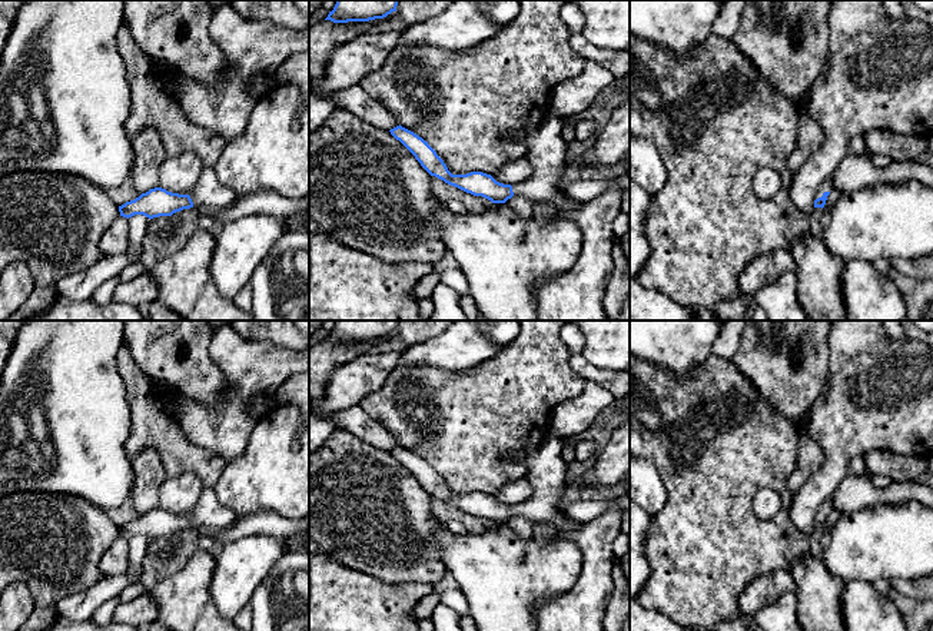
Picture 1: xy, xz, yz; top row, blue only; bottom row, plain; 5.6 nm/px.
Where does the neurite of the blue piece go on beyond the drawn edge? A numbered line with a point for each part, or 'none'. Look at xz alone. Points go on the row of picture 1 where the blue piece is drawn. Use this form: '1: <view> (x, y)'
1: xz (547, 149)

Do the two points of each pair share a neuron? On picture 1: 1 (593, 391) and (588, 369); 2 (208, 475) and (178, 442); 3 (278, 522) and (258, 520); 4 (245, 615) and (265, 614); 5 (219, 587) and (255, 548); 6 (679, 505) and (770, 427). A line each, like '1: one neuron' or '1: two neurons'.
1: two neurons
2: one neuron
3: one neuron
4: two neurons
5: one neuron
6: one neuron

